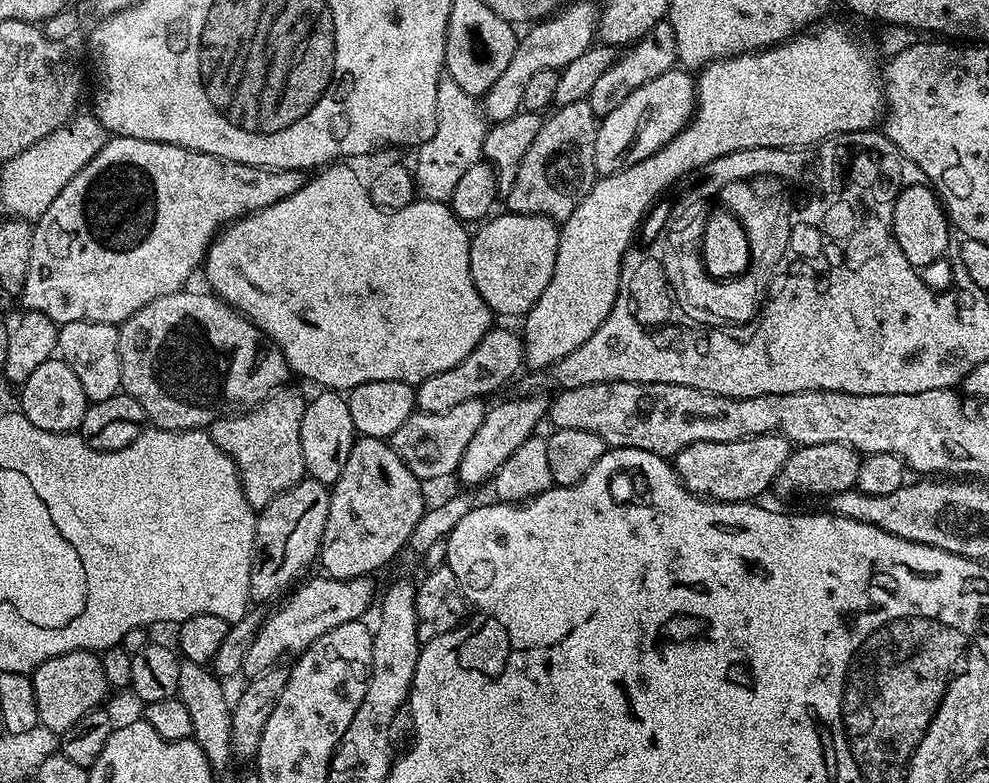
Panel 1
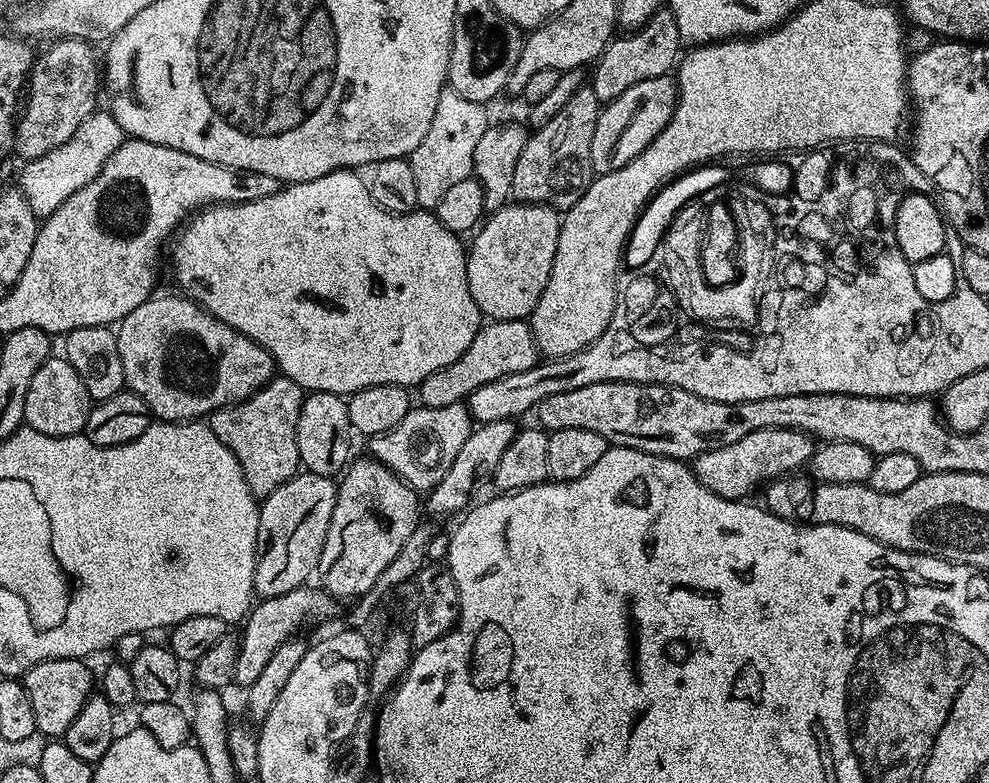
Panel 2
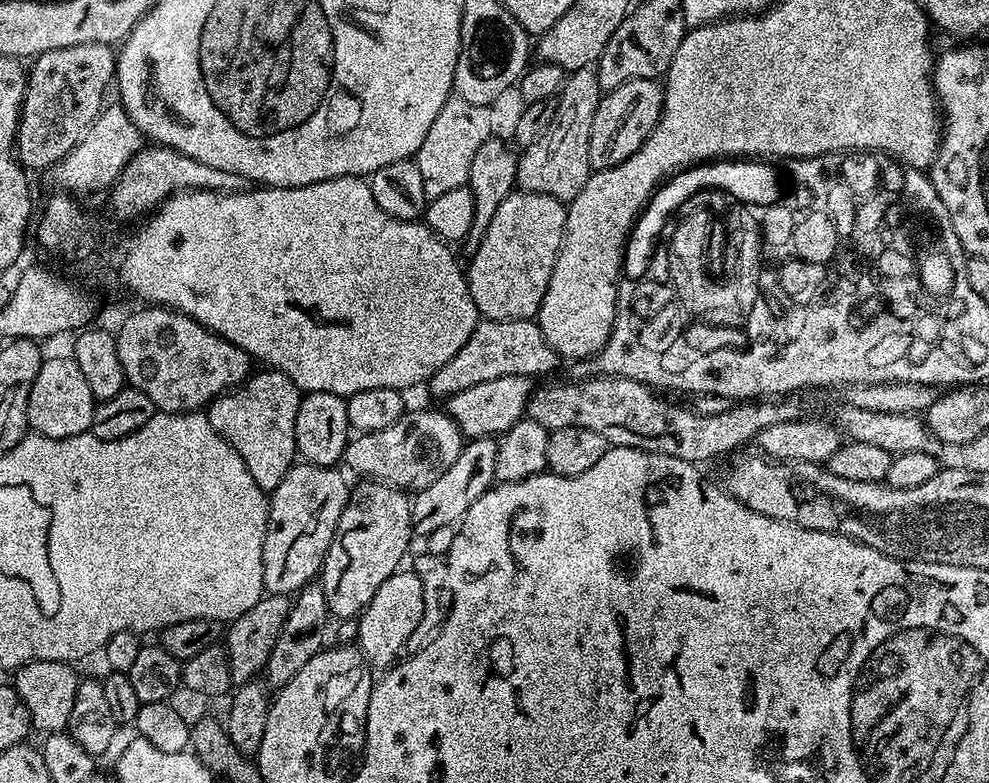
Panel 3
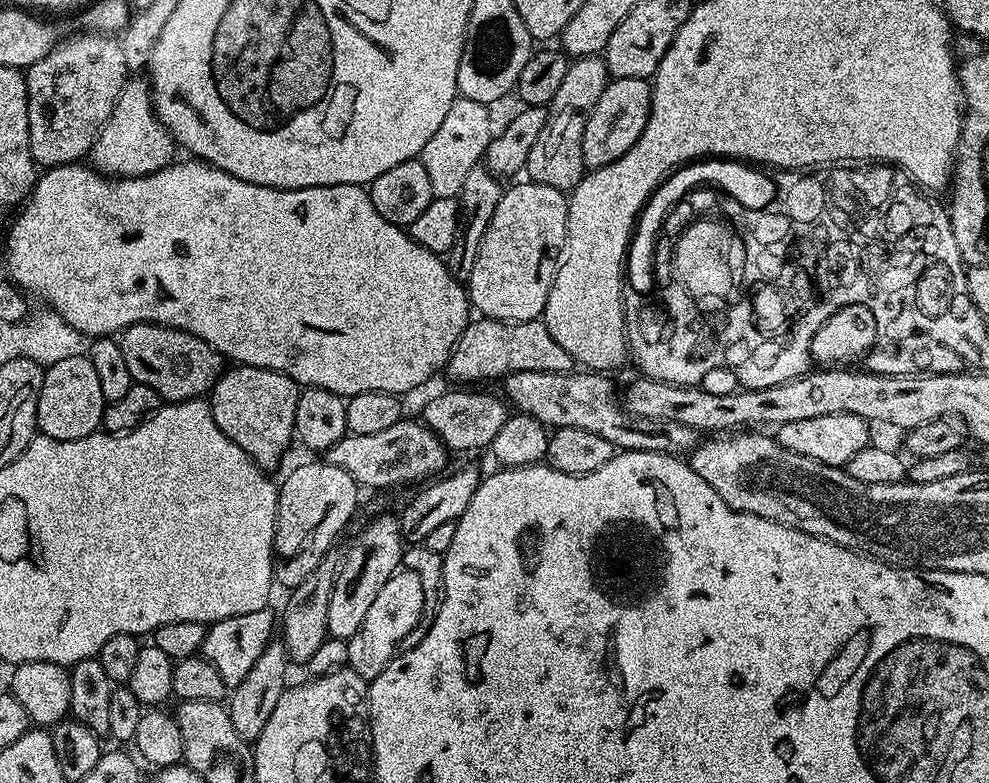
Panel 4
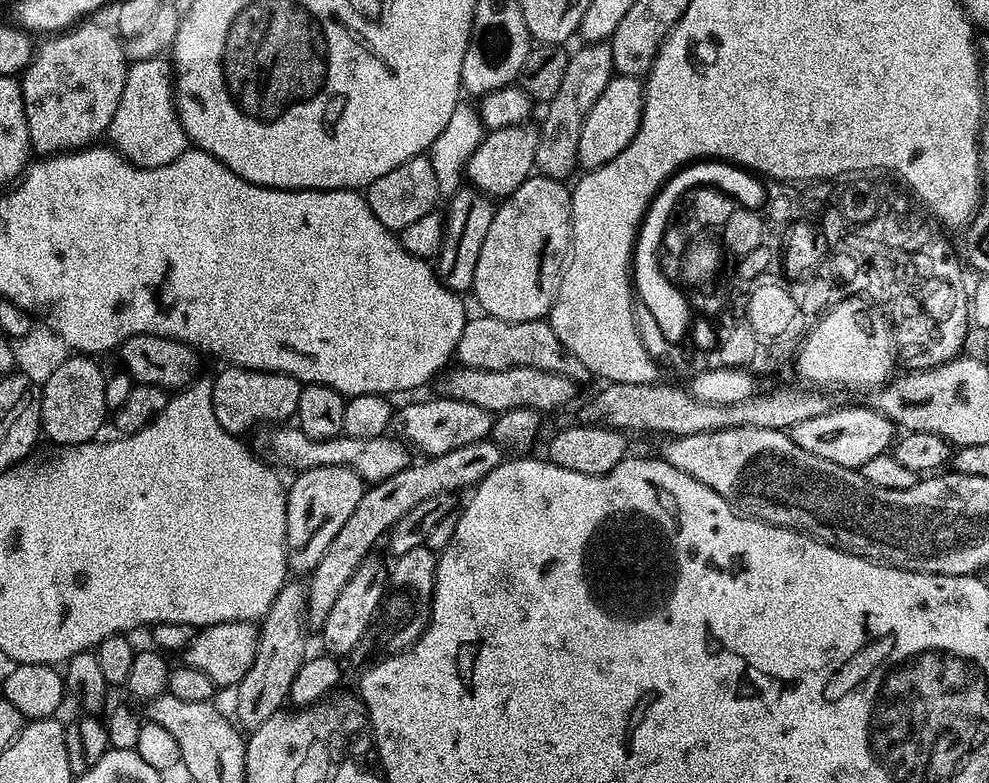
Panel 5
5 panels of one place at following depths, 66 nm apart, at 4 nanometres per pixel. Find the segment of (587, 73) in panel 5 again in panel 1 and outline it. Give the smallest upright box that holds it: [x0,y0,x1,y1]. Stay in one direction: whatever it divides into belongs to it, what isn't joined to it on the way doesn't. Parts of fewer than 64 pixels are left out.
[506,99,598,222]

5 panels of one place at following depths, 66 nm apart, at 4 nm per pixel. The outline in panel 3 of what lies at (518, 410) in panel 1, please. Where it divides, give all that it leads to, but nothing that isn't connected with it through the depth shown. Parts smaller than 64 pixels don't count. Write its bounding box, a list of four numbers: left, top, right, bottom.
[411,436,496,538]

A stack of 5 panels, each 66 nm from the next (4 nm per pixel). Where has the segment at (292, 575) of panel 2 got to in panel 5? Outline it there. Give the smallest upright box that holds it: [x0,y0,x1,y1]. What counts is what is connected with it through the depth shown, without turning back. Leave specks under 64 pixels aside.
[286,466,366,574]

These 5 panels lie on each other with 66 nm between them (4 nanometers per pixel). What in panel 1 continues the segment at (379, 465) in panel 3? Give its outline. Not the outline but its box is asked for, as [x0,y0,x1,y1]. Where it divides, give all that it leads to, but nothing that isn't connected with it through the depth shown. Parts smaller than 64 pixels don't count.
[390,399,486,482]

